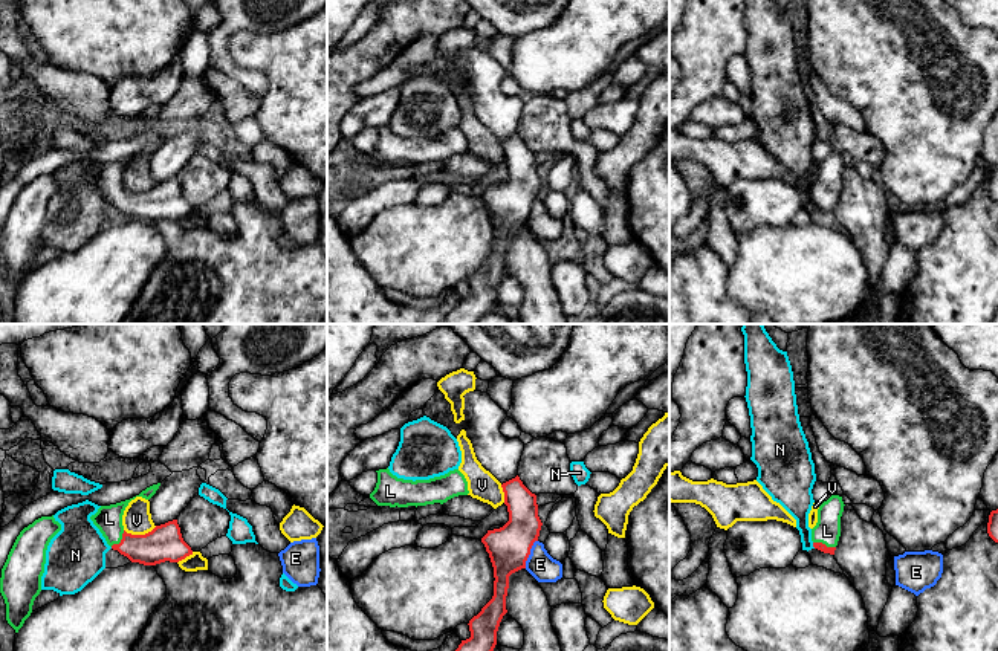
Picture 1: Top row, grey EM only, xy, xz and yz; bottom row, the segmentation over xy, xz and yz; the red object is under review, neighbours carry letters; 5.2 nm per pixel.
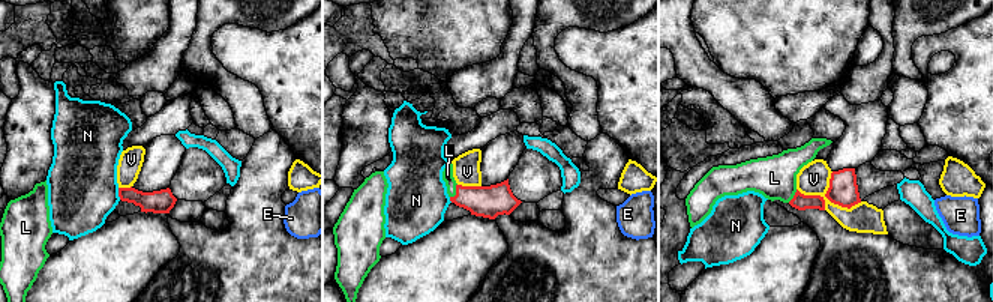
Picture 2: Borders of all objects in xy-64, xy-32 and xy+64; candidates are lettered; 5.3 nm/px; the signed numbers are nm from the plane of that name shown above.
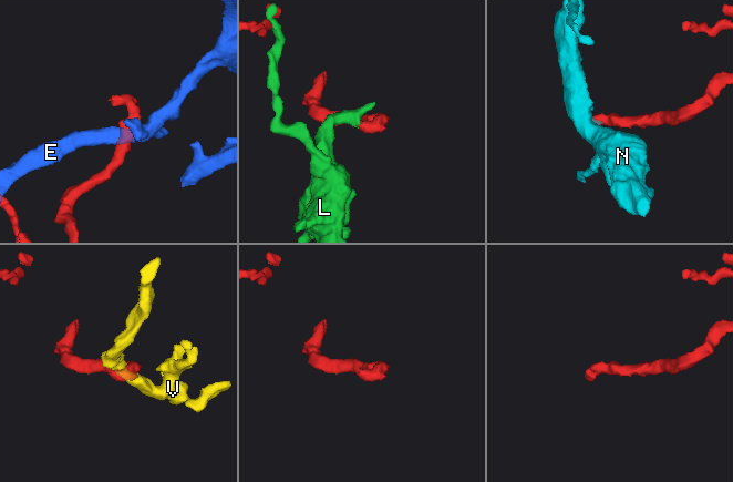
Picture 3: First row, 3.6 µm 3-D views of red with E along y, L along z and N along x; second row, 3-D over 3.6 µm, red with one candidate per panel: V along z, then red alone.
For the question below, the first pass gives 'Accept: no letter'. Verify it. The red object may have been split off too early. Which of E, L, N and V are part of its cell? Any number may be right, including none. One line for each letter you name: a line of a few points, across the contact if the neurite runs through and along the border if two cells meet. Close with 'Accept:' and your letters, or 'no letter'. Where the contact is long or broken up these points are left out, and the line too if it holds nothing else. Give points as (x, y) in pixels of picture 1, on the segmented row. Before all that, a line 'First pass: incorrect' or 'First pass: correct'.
First pass: incorrect
L: yz (819, 546), (824, 544), (827, 531)
Accept: L

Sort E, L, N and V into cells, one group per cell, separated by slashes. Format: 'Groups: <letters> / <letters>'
Groups: E / L / N / V

